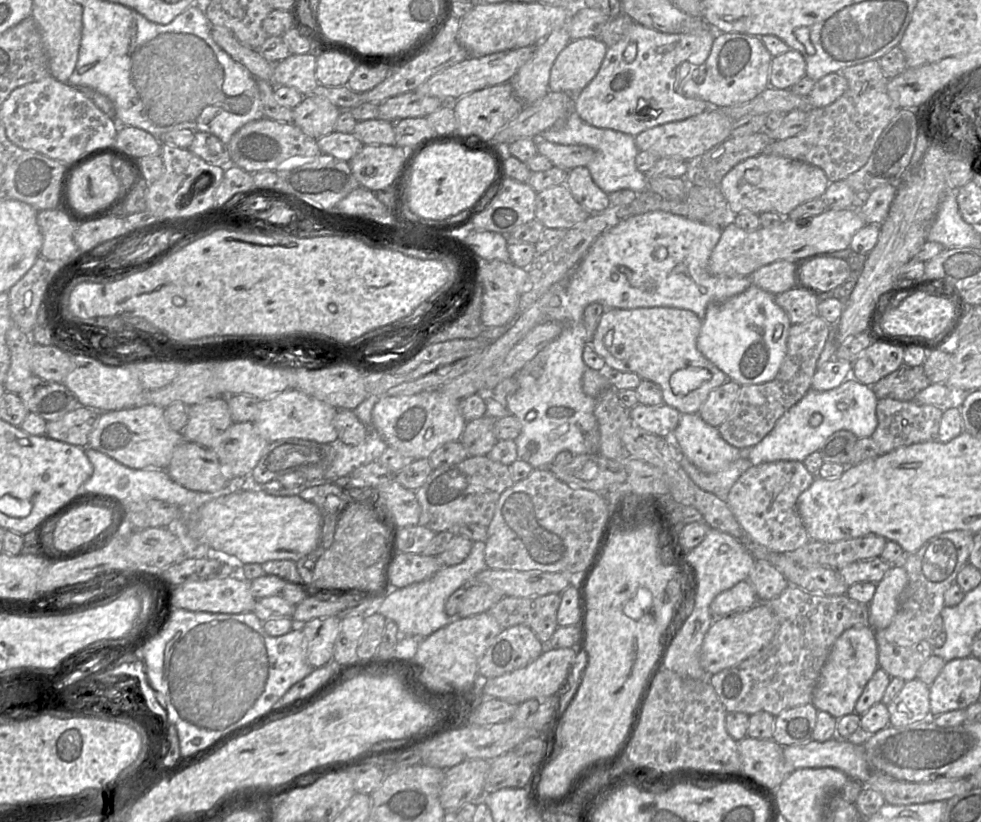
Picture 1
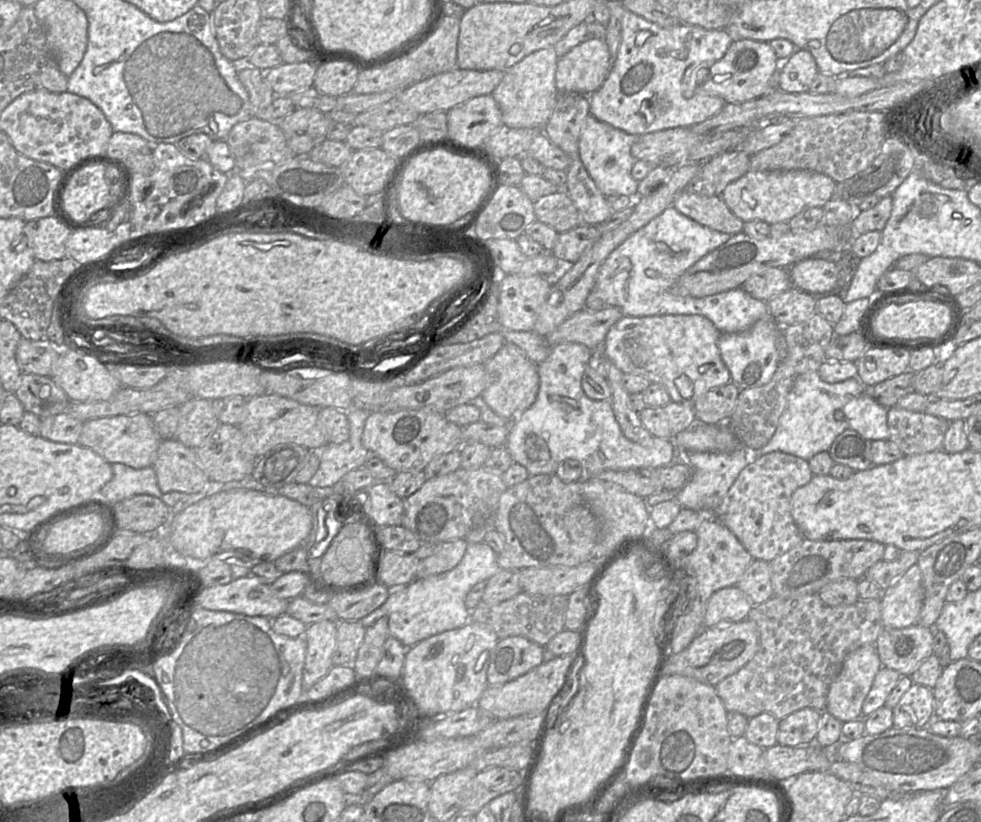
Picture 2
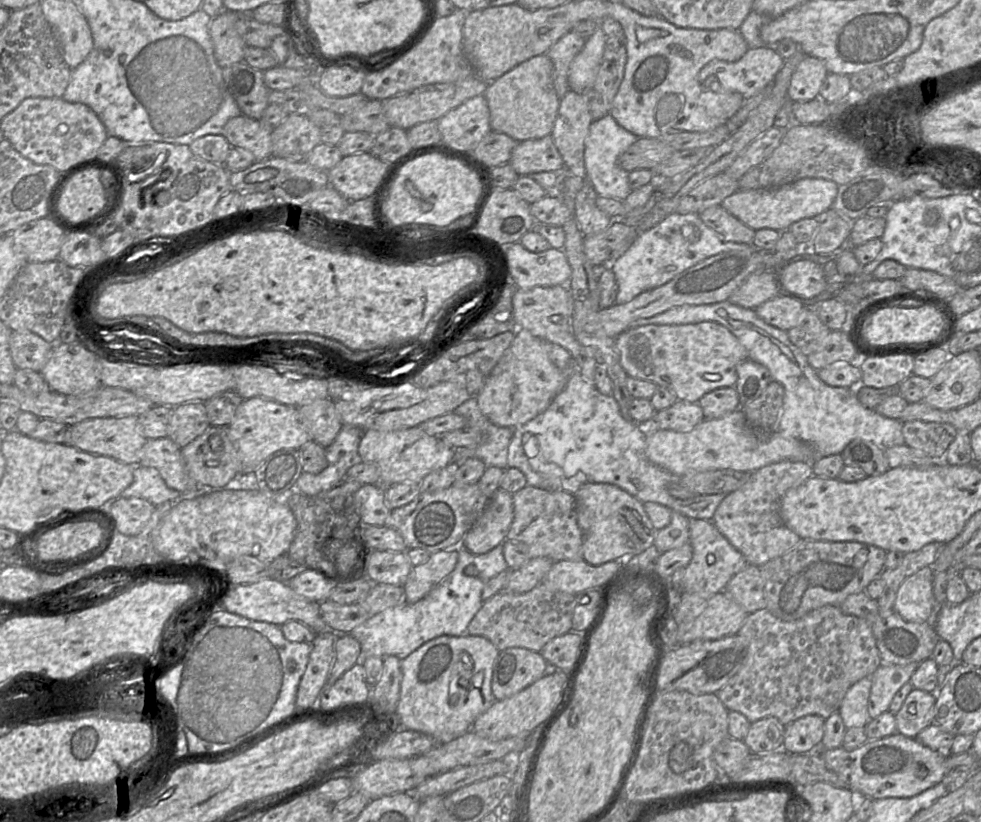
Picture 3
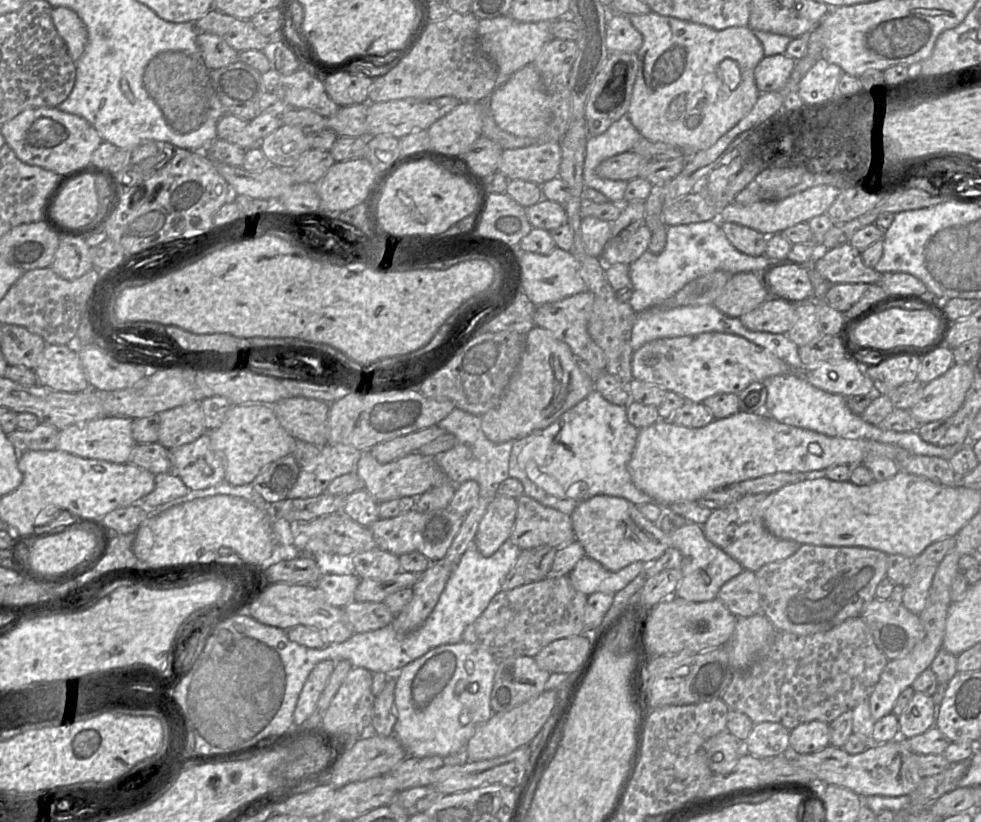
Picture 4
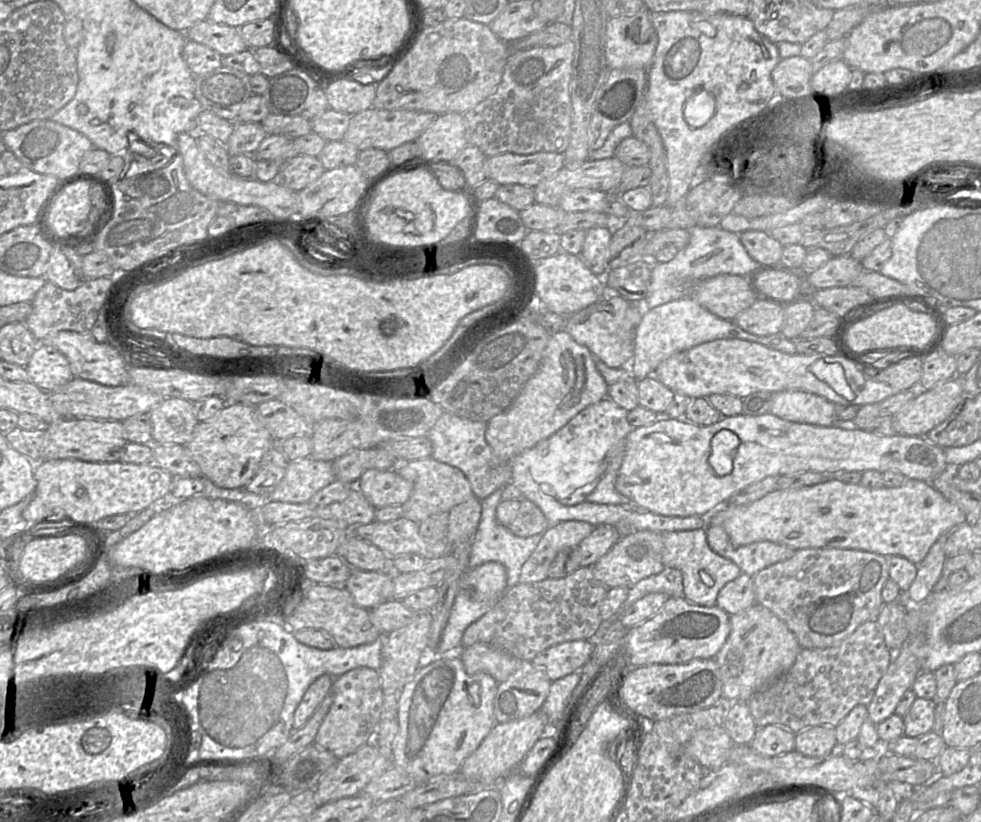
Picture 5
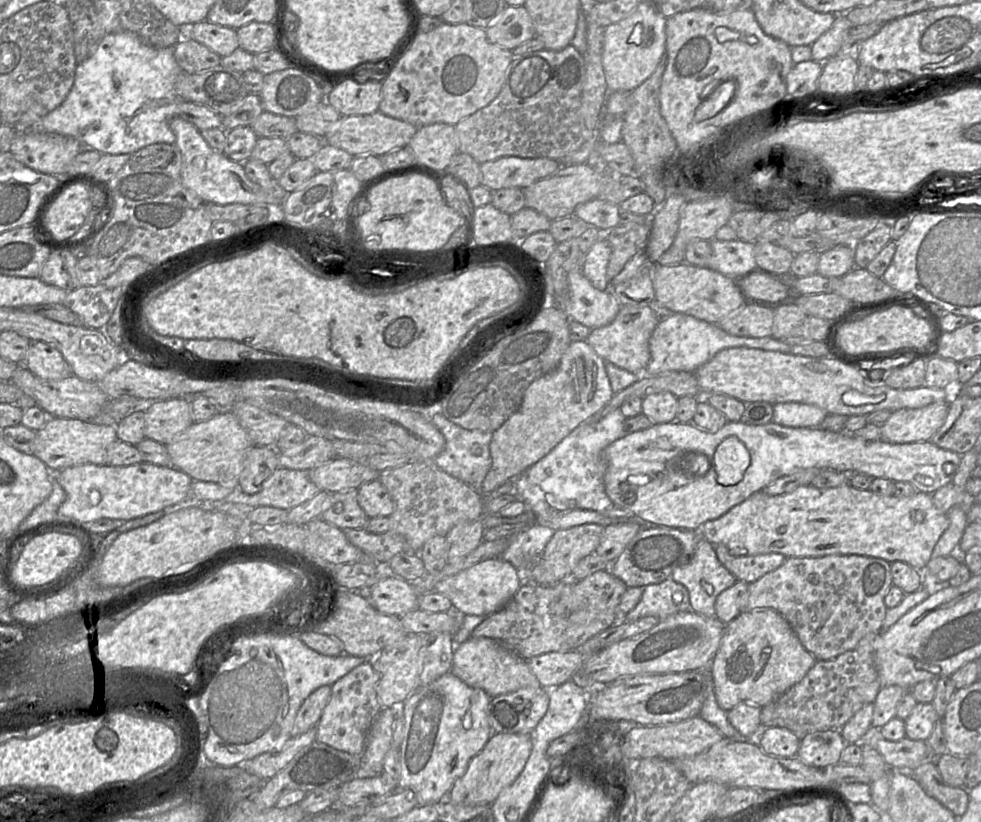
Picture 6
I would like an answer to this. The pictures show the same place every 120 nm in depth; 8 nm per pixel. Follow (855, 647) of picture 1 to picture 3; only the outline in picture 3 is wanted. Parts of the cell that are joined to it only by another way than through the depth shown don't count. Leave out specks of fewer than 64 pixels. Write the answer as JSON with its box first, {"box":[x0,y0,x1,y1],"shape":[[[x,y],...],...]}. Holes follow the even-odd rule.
{"box":[838,676,871,729],"shape":[[[871,676],[864,677],[853,684],[846,692],[838,712],[847,729],[865,728],[871,719],[868,714],[871,685]]]}

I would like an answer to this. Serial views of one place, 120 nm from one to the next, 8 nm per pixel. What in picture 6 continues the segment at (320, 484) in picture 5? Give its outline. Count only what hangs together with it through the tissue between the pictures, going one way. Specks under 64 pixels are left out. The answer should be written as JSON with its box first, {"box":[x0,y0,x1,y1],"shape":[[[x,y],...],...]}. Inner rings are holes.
{"box":[226,467,320,510],"shape":[[[278,467],[256,494],[246,494],[238,487],[227,495],[226,502],[244,504],[249,508],[272,506],[290,510],[312,499],[320,489],[310,479],[308,470]]]}

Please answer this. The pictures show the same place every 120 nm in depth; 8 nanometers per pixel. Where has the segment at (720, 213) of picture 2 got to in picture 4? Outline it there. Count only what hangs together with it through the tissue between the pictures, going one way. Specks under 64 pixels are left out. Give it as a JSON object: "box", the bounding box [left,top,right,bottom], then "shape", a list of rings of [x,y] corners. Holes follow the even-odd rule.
{"box":[720,222,767,256],"shape":[[[720,222],[720,227],[730,243],[740,252],[750,256],[765,254],[767,235],[732,222]]]}

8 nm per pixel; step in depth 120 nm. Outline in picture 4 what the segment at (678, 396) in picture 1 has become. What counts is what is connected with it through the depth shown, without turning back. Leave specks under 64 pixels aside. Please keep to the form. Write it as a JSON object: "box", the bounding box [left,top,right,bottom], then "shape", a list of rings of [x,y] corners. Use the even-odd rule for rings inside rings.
{"box":[631,332,791,403],"shape":[[[720,332],[652,340],[633,351],[631,359],[634,379],[675,392],[692,403],[720,393],[738,395],[753,382],[791,372],[785,361],[768,350],[741,336]]]}

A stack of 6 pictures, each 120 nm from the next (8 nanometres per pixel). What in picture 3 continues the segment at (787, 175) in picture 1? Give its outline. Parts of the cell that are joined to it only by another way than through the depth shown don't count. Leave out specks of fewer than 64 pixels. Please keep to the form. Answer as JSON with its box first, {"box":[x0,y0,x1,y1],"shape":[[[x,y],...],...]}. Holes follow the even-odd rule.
{"box":[721,178,839,230],"shape":[[[803,178],[795,182],[771,189],[737,190],[726,197],[721,206],[753,230],[771,228],[788,230],[789,226],[804,218],[830,209],[837,196],[839,185],[823,178]]]}

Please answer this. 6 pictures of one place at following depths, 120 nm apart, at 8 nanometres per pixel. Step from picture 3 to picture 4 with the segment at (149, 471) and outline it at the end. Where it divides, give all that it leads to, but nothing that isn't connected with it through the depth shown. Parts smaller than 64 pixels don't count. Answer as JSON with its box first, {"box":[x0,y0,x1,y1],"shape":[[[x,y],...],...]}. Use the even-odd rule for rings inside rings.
{"box":[139,472,188,509],"shape":[[[163,472],[155,475],[155,487],[146,496],[139,500],[139,505],[147,509],[157,509],[159,506],[176,498],[185,496],[188,487],[173,472]]]}

